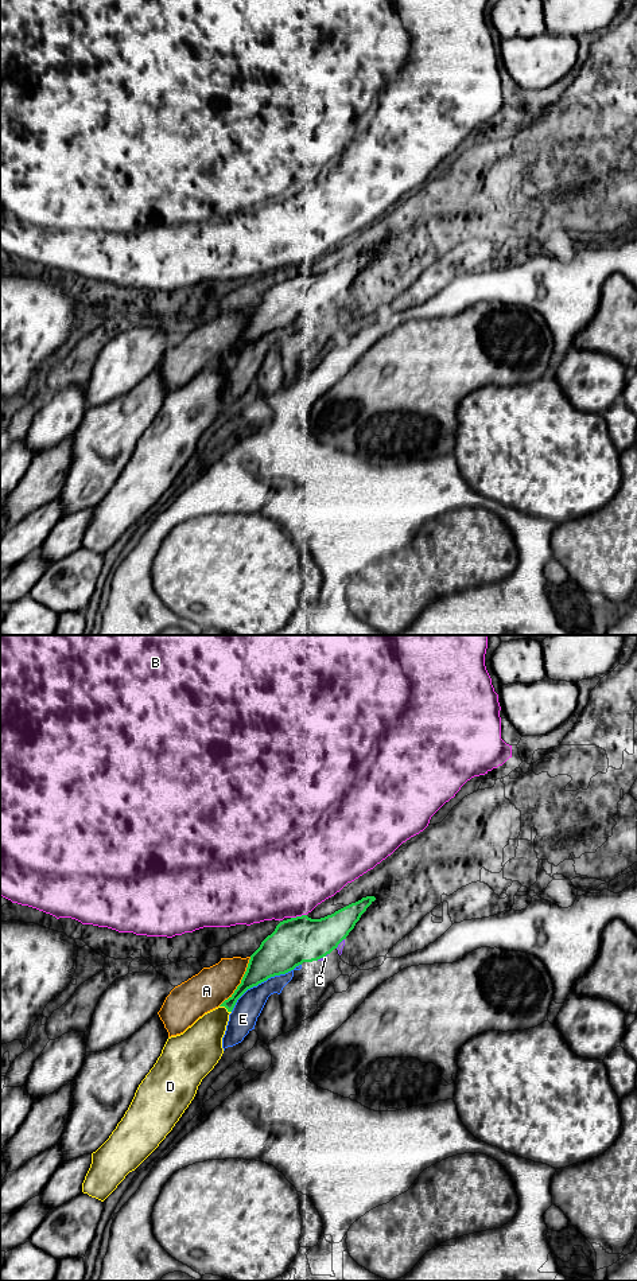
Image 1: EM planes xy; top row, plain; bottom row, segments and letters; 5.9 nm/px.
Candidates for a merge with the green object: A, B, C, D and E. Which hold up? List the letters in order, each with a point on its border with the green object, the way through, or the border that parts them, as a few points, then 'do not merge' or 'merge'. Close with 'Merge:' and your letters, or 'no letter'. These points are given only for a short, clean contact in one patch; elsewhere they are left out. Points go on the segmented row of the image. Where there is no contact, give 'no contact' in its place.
A: xy (241, 982) | do not merge
B: xy (298, 917) | do not merge
C: xy (322, 957) | do not merge
D: xy (225, 1007) | do not merge
E: xy (263, 981) | do not merge
Merge: no letter

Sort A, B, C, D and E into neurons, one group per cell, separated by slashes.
A / B / C E / D

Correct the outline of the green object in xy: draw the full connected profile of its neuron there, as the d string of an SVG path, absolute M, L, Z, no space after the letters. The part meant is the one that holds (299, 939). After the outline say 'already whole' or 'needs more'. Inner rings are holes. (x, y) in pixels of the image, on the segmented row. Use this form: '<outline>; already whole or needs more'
M374 896L362 898L321 919L302 915L280 922L250 955L241 984L220 1006L232 1012L248 989L271 977L286 974L303 962L318 961L330 954L346 939L374 900Z; already whole

